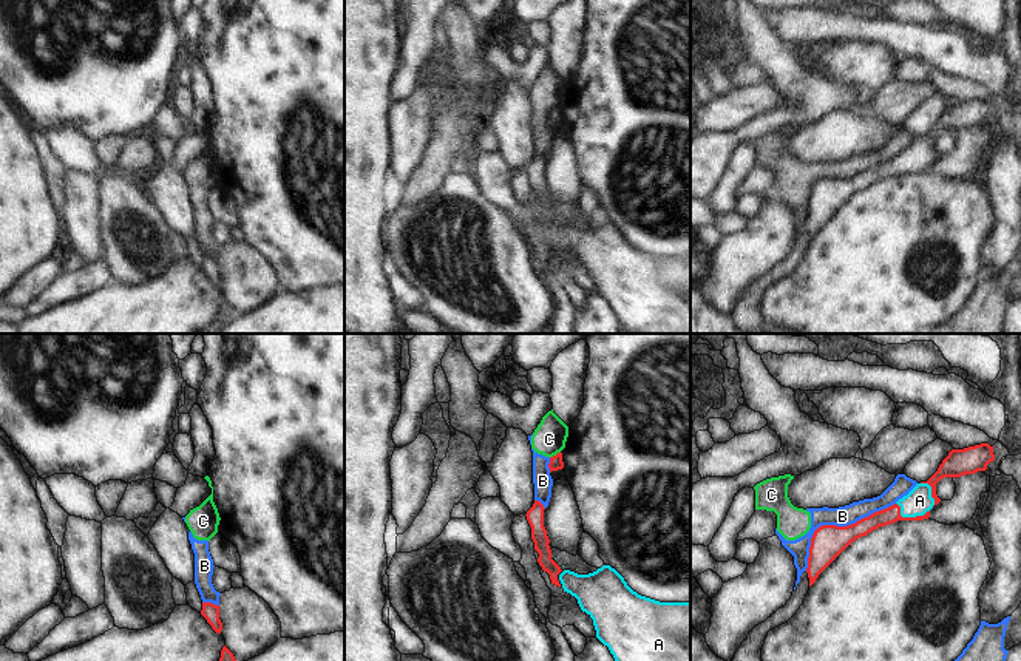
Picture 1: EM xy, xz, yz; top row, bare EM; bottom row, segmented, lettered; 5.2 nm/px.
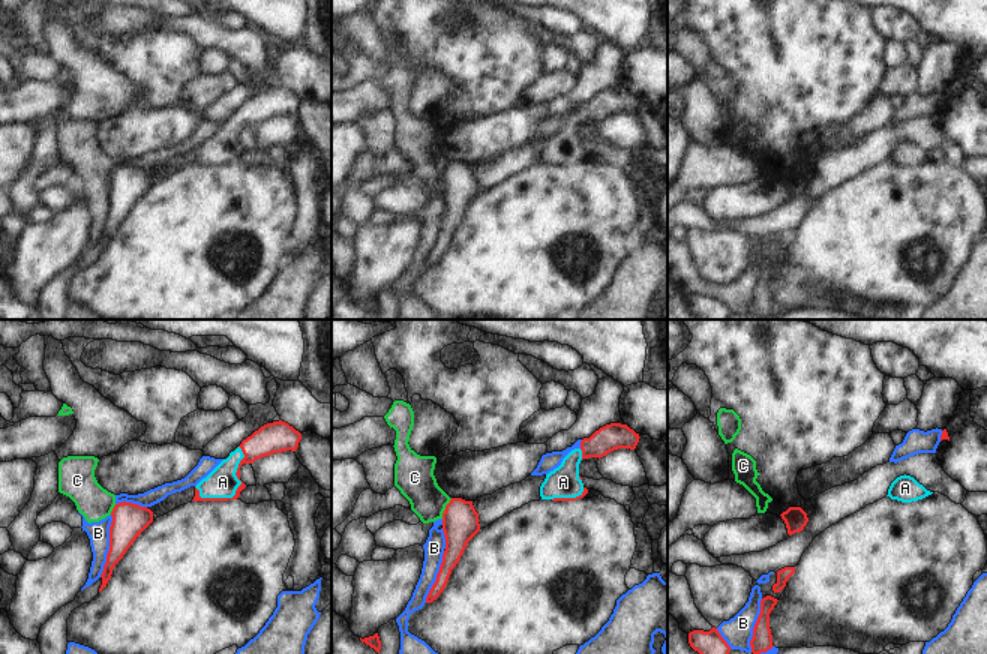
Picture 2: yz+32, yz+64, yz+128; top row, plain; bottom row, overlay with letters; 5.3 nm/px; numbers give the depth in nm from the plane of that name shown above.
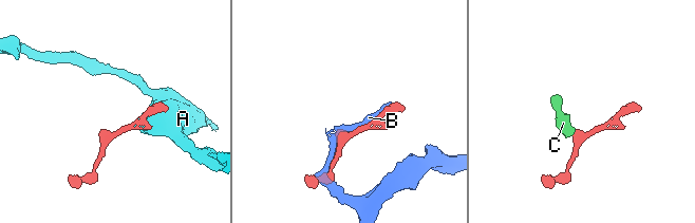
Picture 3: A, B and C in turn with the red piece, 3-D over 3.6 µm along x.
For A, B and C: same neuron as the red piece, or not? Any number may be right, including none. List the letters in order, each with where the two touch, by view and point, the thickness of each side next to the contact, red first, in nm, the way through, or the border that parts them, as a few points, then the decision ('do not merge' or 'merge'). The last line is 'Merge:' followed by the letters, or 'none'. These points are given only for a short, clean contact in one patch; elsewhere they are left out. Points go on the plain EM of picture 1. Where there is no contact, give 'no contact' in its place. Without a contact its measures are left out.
A: contact yz (909, 172); calibres 90 and 140 nm; way yz (890, 169), (909, 172), (919, 155); merge
B: contact yz (834, 179); calibres 180 and 110 nm; do not merge
C: contact xz (556, 108); calibres 70 and 170 nm; border xz (559, 105), (550, 111); do not merge
Merge: A

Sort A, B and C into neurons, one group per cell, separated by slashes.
A / B C

